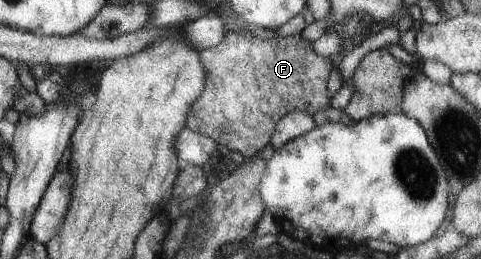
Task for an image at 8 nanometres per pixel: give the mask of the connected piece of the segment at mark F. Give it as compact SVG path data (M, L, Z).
M227 31L217 44L199 52L205 72L204 88L193 102L186 115L186 126L226 145L231 151L239 151L245 158L267 147L277 122L287 114L299 110L313 116L320 110L331 107L328 94L328 79L337 59L317 55L312 43L301 35L279 36L269 39L253 39L241 32Z

